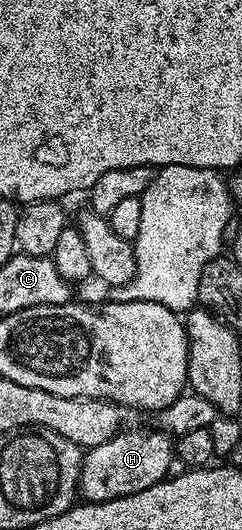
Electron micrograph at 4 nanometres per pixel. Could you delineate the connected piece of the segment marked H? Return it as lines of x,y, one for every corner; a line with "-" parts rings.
161,429
153,430
123,430
121,433
115,435
114,438
89,448
82,458
82,472
80,473
80,481
78,482
81,498
88,503
112,501
116,497
128,497
132,493
140,493
144,489
148,489
167,478
171,474
170,466
175,466
176,463
176,443
165,431

